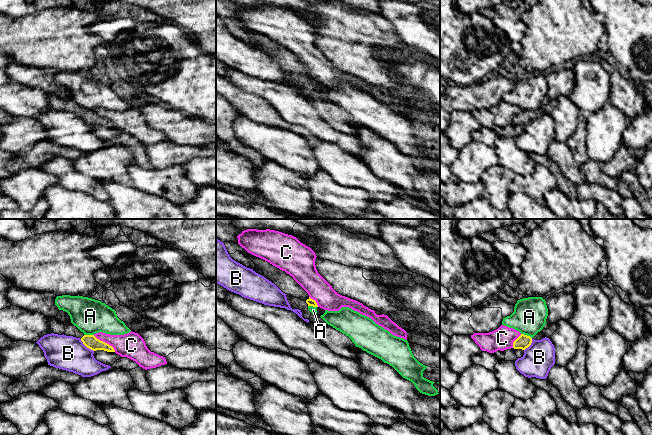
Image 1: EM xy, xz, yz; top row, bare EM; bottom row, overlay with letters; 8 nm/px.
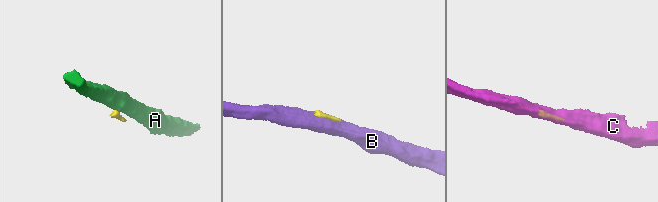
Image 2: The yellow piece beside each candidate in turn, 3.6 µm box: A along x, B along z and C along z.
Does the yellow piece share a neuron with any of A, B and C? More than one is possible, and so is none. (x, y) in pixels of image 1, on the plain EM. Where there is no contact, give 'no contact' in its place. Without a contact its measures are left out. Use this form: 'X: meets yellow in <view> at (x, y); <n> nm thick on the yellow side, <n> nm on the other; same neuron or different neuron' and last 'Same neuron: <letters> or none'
A: meets yellow in yz at (526, 111); 110 nm thick on the yellow side, 280 nm on the other; different neuron
B: meets yellow in xy at (86, 122); 110 nm thick on the yellow side, 280 nm on the other; different neuron
C: meets yellow in xy at (104, 118); 110 nm thick on the yellow side, 200 nm on the other; different neuron
Same neuron: none

